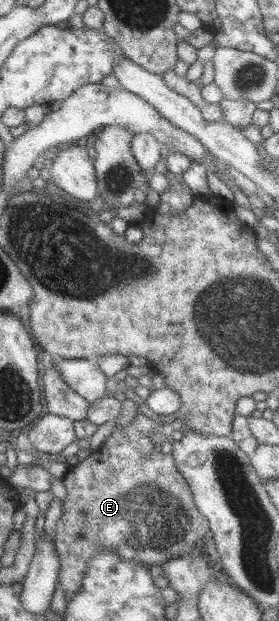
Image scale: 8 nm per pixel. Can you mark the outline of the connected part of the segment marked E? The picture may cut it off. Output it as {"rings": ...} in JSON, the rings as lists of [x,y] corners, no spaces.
{"rings":[[[135,411],[131,418],[132,420],[130,423],[127,423],[123,428],[113,430],[109,437],[101,443],[97,449],[93,449],[85,459],[78,459],[78,462],[74,466],[65,467],[59,471],[67,496],[63,499],[63,513],[55,524],[52,541],[53,545],[55,545],[57,561],[59,561],[59,570],[57,570],[57,587],[61,587],[64,593],[71,593],[77,590],[79,584],[81,584],[81,576],[83,576],[85,570],[87,570],[87,560],[89,560],[89,558],[91,558],[101,546],[111,548],[111,550],[113,550],[113,552],[125,562],[135,560],[149,569],[151,566],[163,564],[166,561],[169,561],[169,559],[175,559],[181,557],[181,555],[187,555],[187,553],[192,551],[194,547],[201,545],[203,535],[208,531],[208,521],[199,513],[199,511],[197,511],[187,482],[177,471],[173,457],[171,457],[170,454],[163,454],[158,451],[153,442],[154,436],[160,436],[161,431],[163,431],[163,425],[158,424]]]}

